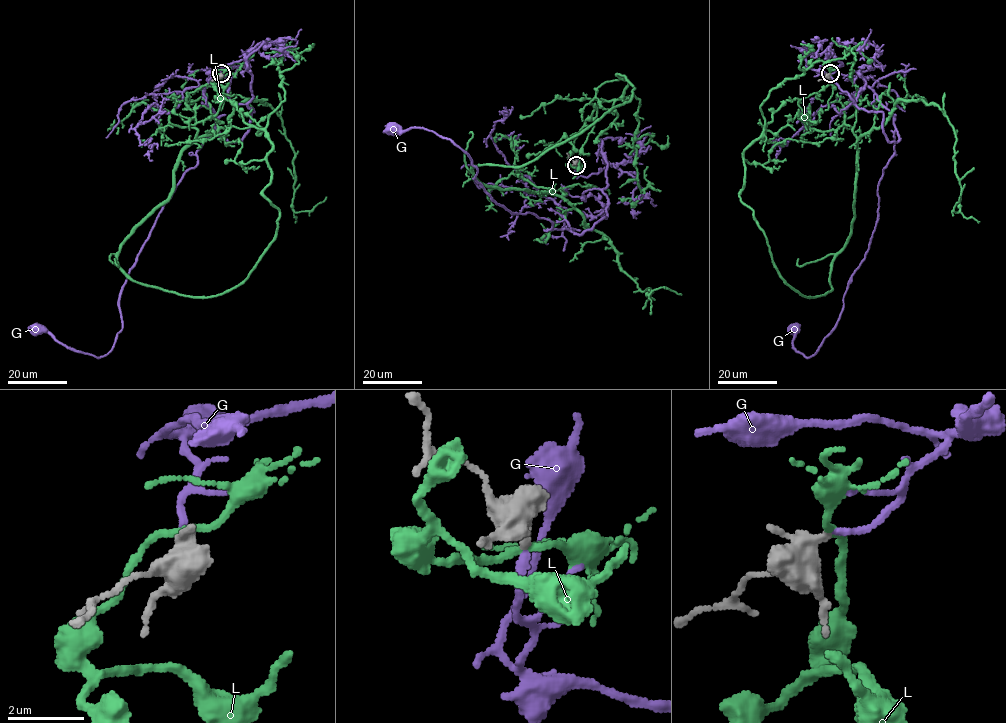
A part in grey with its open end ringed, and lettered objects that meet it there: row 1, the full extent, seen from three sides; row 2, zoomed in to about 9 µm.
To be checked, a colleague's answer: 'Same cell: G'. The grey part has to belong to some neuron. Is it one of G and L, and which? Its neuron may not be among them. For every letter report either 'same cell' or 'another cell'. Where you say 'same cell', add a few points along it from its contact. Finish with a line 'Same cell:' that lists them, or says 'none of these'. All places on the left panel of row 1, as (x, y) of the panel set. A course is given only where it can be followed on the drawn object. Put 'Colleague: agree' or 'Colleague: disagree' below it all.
G: same cell; course (221, 73), (251, 49), (250, 129), (215, 130), (196, 152), (127, 276), (112, 348), (97, 357), (39, 330)
L: another cell
Same cell: G
Colleague: agree

